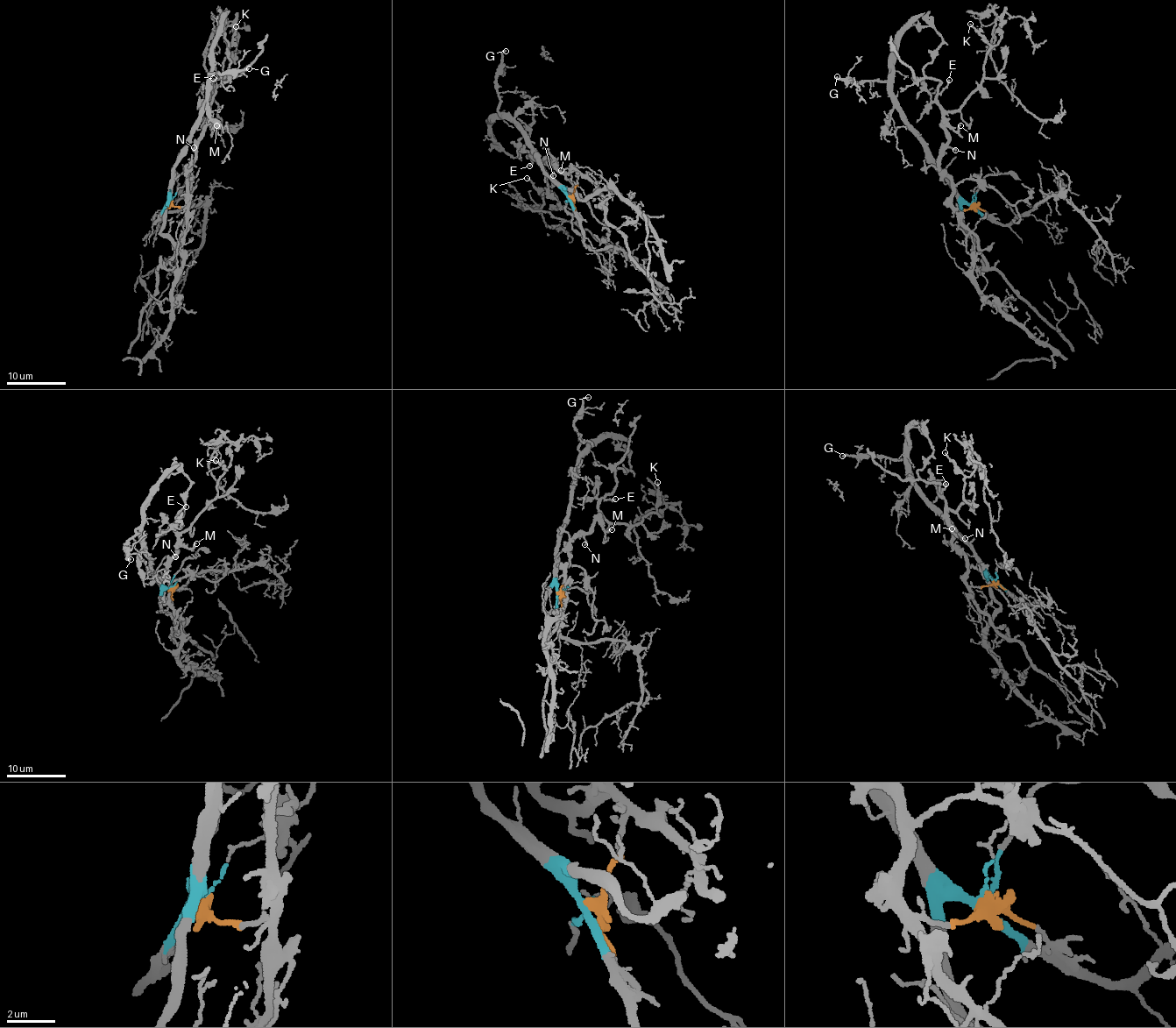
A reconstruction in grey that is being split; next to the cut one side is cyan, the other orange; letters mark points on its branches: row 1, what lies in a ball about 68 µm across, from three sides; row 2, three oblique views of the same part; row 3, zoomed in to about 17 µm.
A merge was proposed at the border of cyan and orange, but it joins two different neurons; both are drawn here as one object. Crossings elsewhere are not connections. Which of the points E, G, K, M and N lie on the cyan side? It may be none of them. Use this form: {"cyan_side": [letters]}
{"cyan_side": ["G"]}

